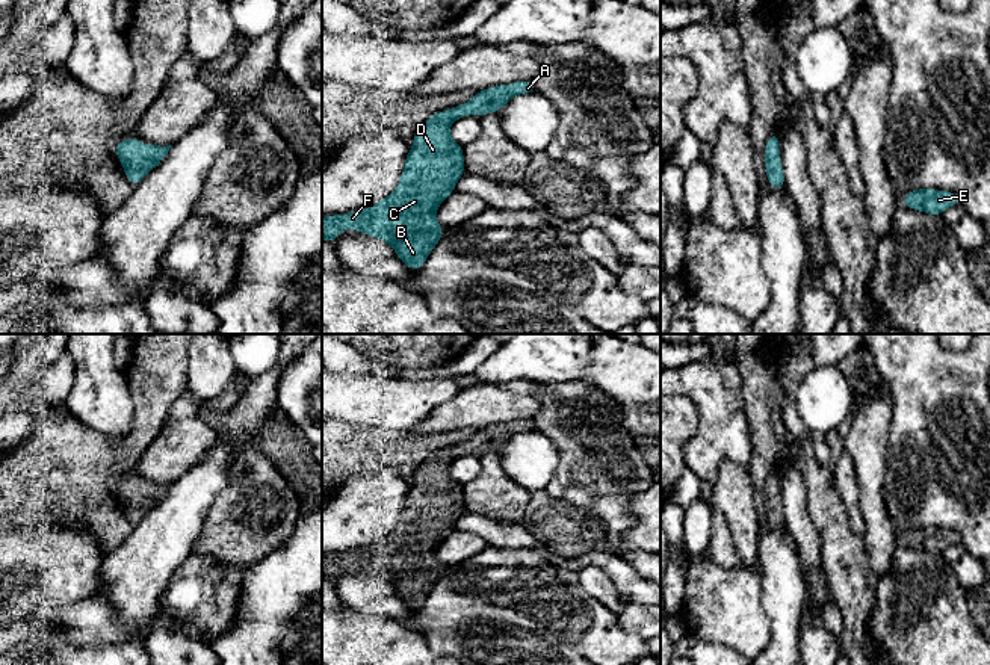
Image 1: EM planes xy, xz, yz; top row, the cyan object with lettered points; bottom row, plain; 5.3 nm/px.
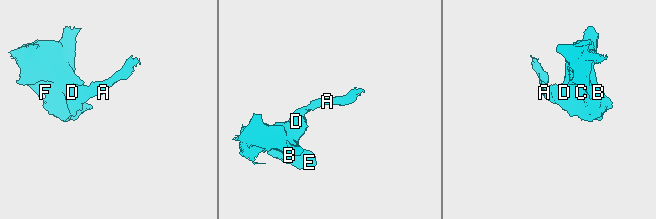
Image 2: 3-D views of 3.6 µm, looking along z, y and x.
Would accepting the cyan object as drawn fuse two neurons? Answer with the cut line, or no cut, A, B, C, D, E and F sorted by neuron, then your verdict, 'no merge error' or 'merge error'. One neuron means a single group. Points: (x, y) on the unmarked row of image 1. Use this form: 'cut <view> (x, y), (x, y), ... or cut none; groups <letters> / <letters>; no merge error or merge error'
cut none; groups A B C D E F; no merge error

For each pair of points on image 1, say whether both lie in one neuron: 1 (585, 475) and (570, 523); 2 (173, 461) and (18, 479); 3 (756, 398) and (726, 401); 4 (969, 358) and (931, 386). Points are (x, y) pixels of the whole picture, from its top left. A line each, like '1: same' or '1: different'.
1: different
2: different
3: different
4: different

